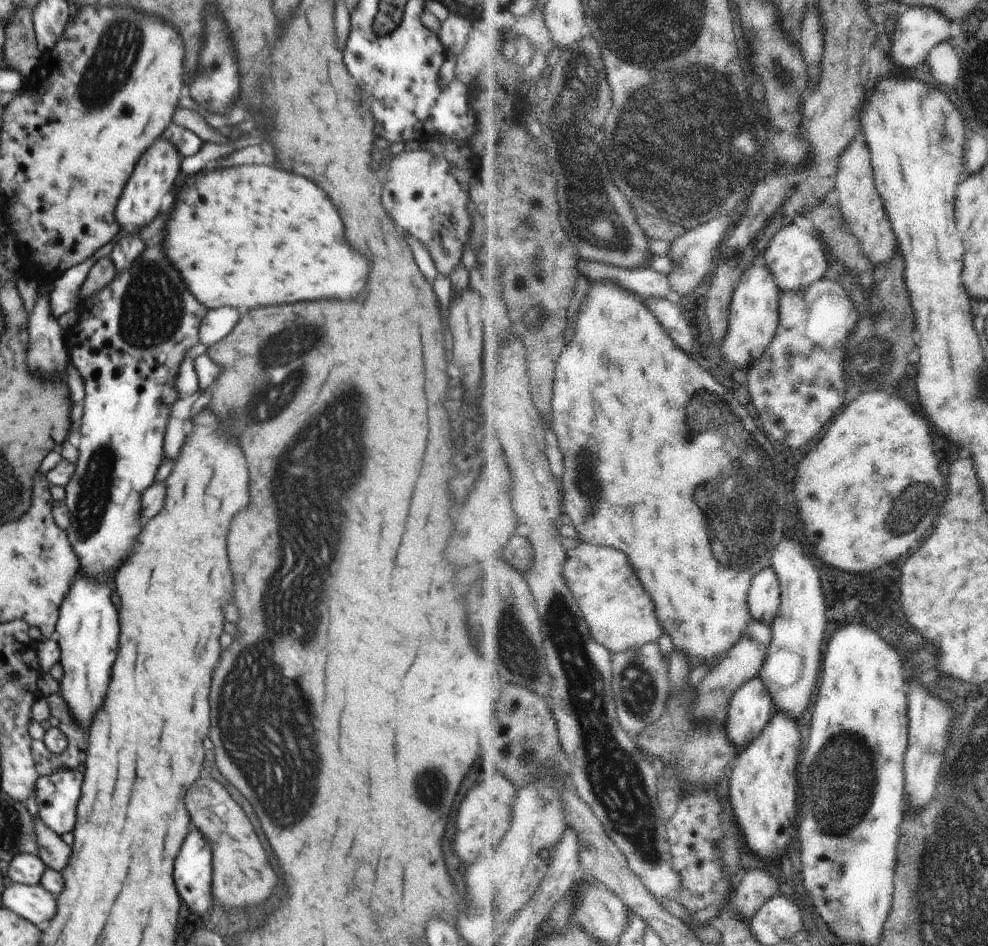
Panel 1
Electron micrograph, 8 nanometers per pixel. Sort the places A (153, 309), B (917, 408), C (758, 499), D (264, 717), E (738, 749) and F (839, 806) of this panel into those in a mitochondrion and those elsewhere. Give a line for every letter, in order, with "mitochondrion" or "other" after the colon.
A: mitochondrion
B: other
C: mitochondrion
D: mitochondrion
E: other
F: mitochondrion

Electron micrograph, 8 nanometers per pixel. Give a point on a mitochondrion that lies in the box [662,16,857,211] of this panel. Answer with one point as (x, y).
(782, 79)

